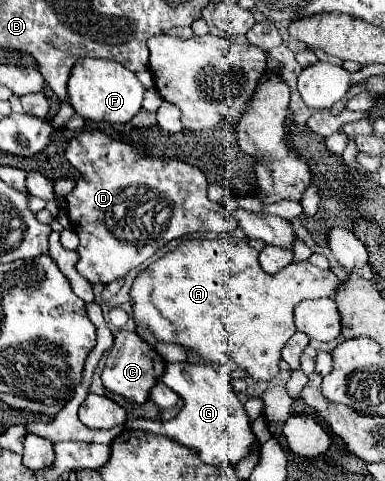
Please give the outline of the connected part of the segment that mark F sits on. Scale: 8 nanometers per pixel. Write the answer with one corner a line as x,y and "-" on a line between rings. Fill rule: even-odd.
79,58
71,70
71,78
67,82
69,102
73,110
85,120
93,122
109,122
109,124
127,124
139,110
143,102
145,88
137,80
137,76
121,66
115,60
103,58

